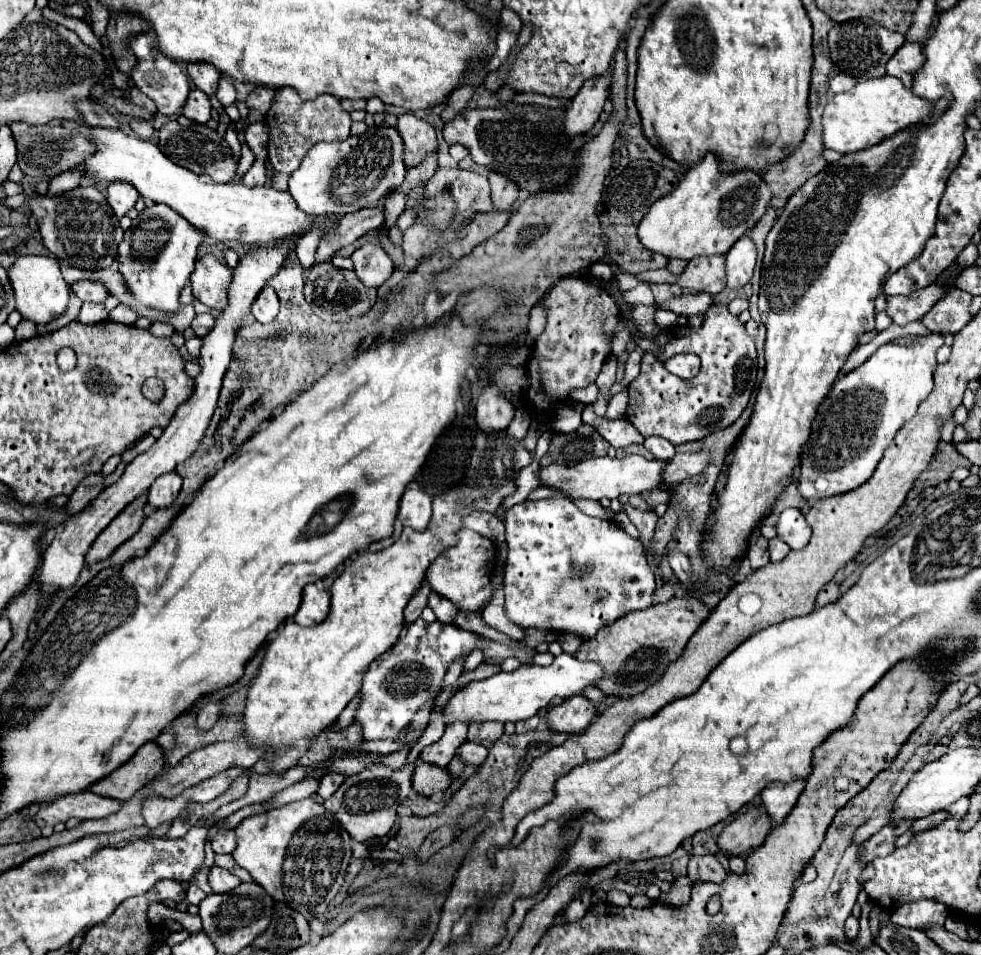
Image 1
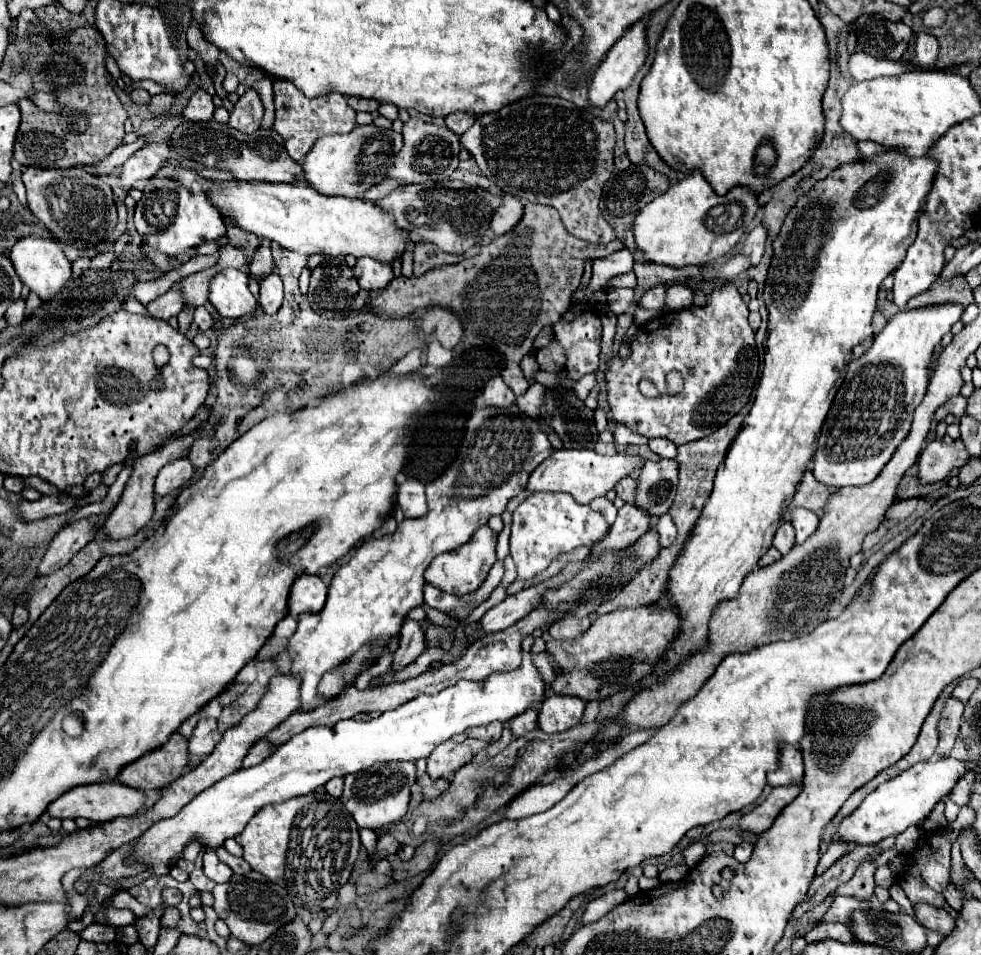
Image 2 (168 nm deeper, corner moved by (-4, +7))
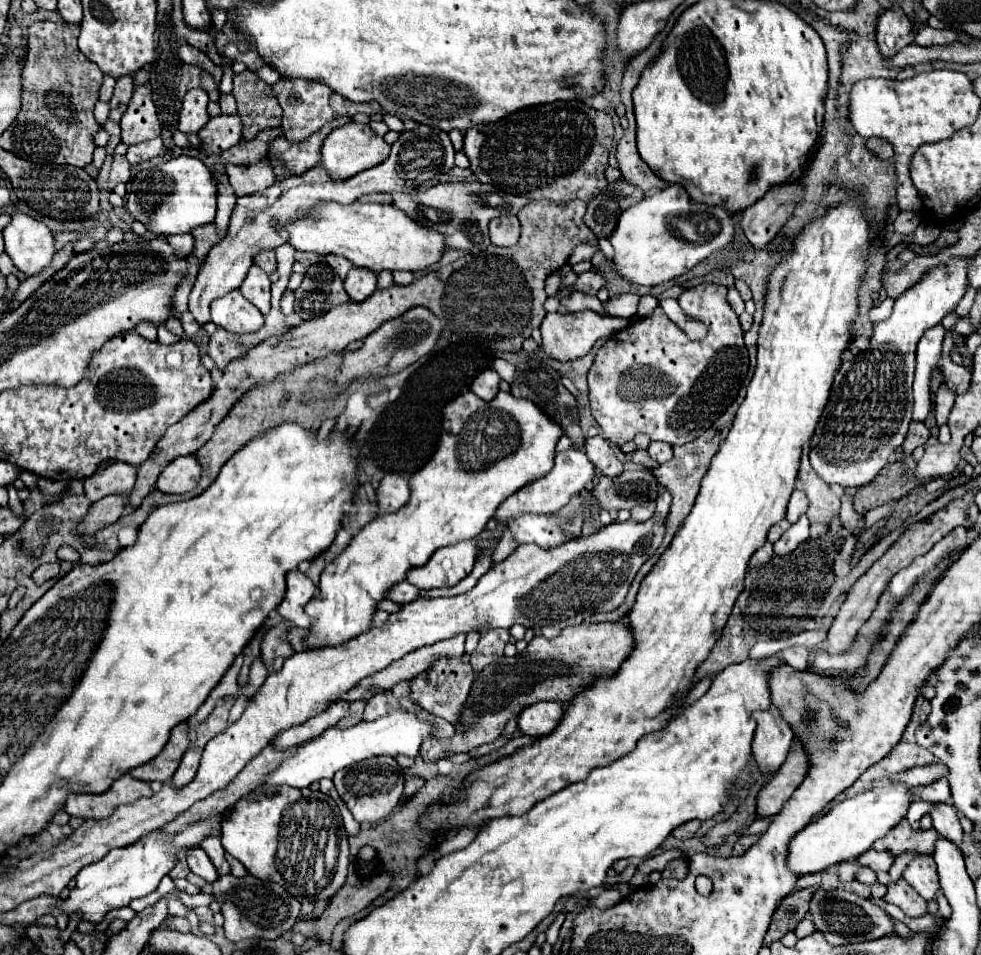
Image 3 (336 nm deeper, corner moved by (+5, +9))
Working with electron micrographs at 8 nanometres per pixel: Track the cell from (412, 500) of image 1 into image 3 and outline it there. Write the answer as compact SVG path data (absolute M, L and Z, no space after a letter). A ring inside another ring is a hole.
M386 475L382 481L380 481L380 487L378 487L378 505L384 513L394 513L398 509L402 509L408 499L410 499L410 485L406 479L402 479L400 475Z

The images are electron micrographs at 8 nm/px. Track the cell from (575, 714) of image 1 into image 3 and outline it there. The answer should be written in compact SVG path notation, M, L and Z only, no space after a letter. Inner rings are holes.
M558 701L534 703L518 715L518 727L526 735L544 737L558 727L562 715L564 715L564 705Z

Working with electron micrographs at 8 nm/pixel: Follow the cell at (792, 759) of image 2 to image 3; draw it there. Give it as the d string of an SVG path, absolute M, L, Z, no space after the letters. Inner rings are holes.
M774 705L768 711L754 713L754 719L758 721L752 743L754 761L760 773L770 777L786 761L794 733L790 733L790 727L782 721L782 717L778 717L778 709L774 709Z

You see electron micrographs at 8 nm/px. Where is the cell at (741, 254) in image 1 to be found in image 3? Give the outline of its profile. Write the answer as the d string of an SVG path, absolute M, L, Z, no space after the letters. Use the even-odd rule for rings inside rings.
M786 183L768 191L760 201L744 211L740 225L754 249L762 249L780 231L800 195L800 183Z

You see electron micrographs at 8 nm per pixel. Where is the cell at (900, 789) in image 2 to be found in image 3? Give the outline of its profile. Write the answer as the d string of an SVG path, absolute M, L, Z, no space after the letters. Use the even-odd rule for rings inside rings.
M890 779L882 781L874 789L854 795L852 799L836 803L826 815L818 817L800 833L796 833L788 849L788 865L798 875L806 875L860 857L872 847L876 839L886 837L886 833L890 833L906 817L910 803L910 787L906 783Z

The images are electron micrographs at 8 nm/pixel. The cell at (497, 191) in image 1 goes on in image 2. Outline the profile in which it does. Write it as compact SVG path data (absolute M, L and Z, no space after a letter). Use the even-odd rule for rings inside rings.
M503 195L503 205L495 211L493 221L491 221L491 229L495 237L511 231L511 227L515 227L519 219L523 219L523 207L519 199L513 195Z

